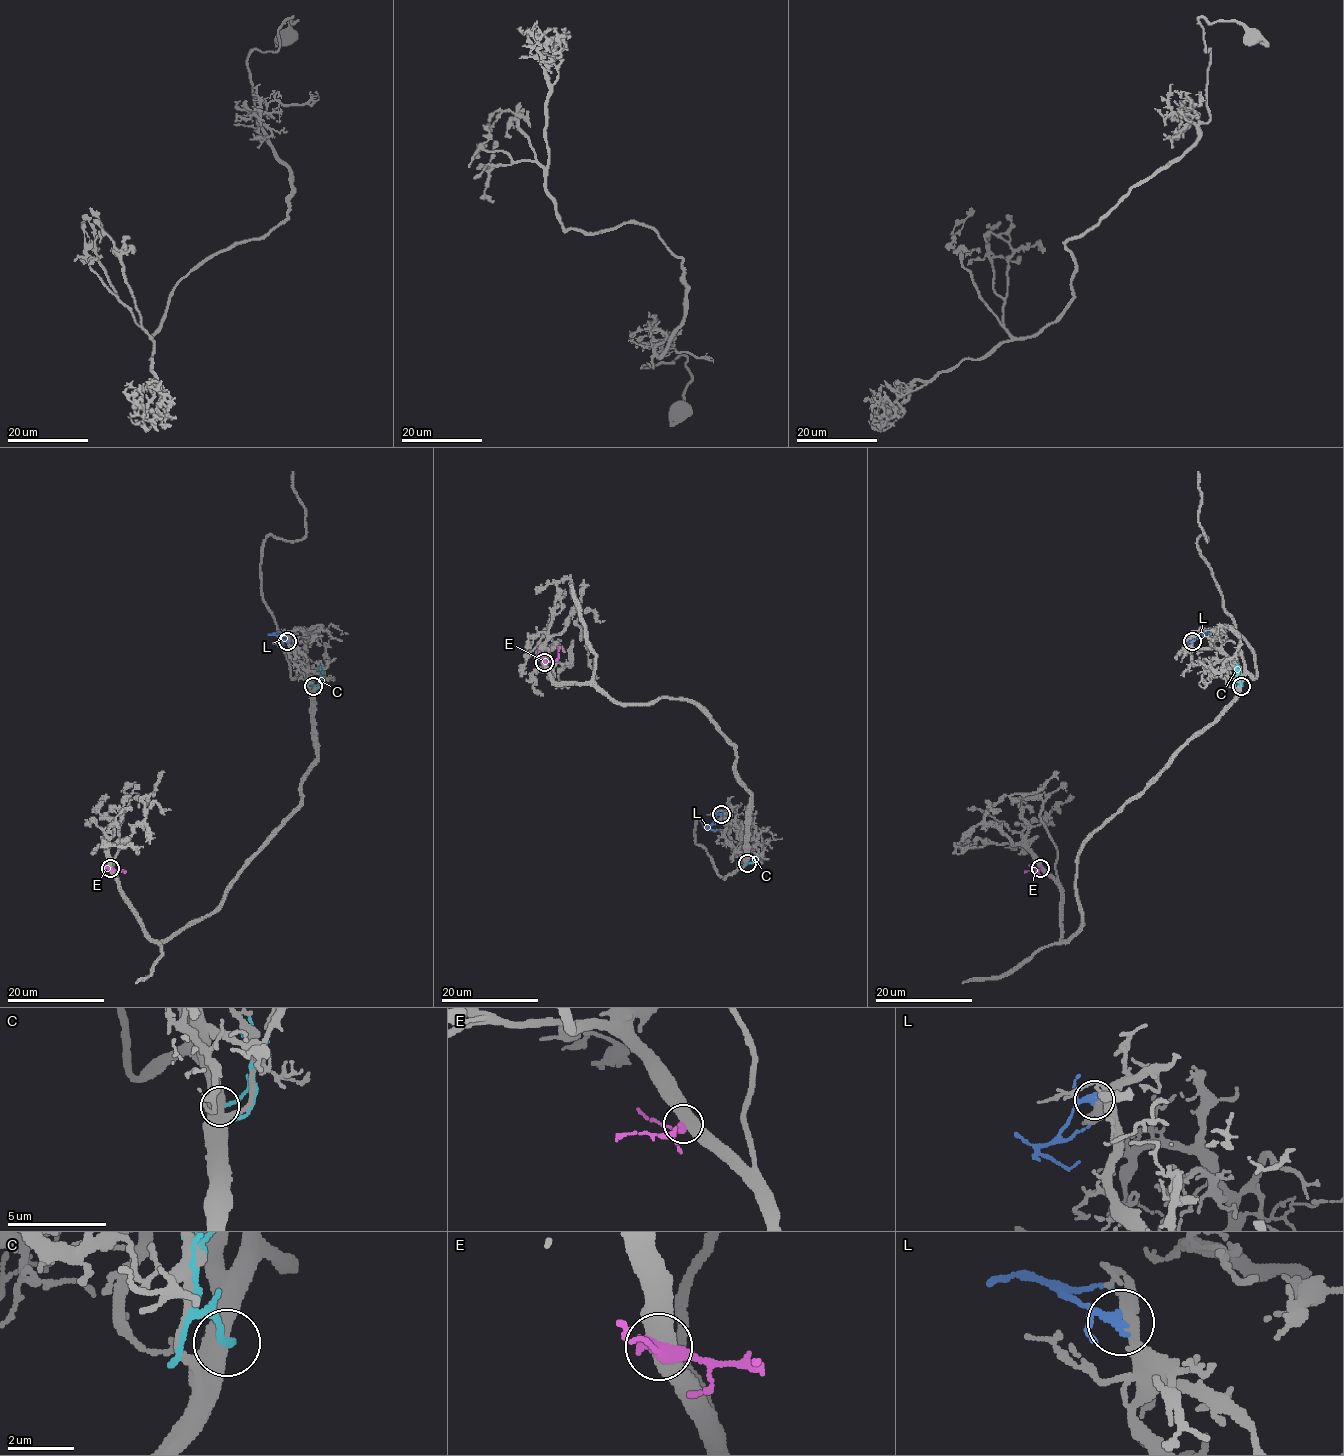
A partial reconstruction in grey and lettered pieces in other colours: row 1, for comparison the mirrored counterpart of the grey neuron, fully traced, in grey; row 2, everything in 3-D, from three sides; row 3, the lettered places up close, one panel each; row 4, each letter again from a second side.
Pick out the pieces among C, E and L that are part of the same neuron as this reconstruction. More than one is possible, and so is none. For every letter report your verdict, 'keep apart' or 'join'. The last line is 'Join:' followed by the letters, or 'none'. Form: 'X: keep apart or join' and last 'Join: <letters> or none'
C: keep apart
E: keep apart
L: join
Join: L

